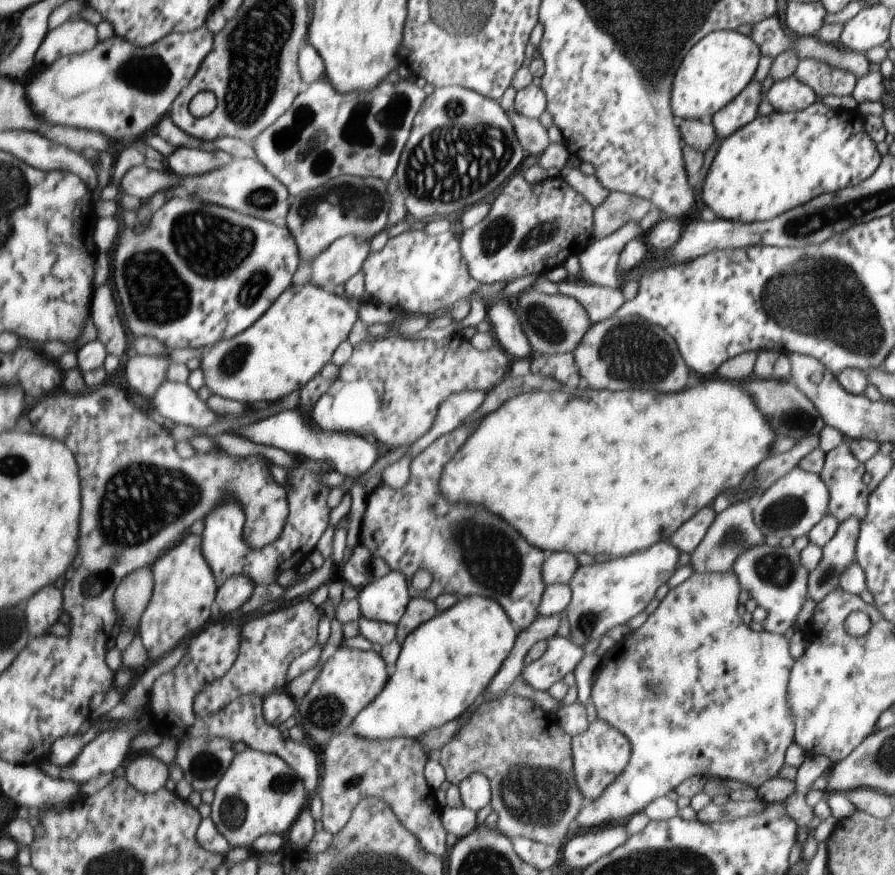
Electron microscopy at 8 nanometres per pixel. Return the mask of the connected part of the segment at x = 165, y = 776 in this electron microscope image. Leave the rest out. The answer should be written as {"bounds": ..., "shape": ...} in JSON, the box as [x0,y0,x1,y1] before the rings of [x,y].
{"bounds":[125,752,169,793],"shape":[[[144,752],[125,769],[126,778],[137,790],[153,793],[165,788],[169,782],[169,766],[165,761]]]}

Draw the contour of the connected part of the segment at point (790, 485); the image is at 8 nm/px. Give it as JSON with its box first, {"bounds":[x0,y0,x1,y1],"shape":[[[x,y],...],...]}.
{"bounds":[751,466,828,539],"shape":[[[796,466],[751,502],[753,522],[763,532],[763,536],[775,536],[778,539],[783,536],[793,539],[806,536],[811,527],[827,513],[828,498],[827,488],[818,475]]]}

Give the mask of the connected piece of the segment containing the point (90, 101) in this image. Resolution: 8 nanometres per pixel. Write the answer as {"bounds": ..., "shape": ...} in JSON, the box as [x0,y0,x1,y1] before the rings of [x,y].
{"bounds":[23,25,214,141],"shape":[[[206,25],[191,32],[173,32],[159,42],[145,47],[115,35],[109,40],[100,40],[93,50],[80,55],[65,56],[49,66],[34,68],[32,74],[23,82],[31,108],[43,122],[99,130],[115,140],[134,138],[140,141],[147,130],[158,126],[158,123],[170,114],[173,103],[195,78],[214,46],[214,34]]]}

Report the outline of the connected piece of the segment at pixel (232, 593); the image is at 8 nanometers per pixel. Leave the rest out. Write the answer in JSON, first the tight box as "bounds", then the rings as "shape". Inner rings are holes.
{"bounds":[216,576,255,615],"shape":[[[233,576],[223,586],[218,587],[216,604],[225,615],[240,610],[255,590],[255,582],[249,576]]]}

